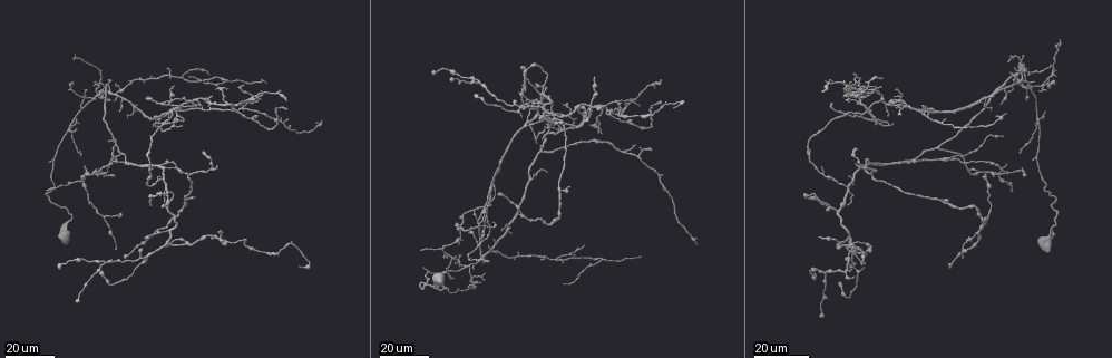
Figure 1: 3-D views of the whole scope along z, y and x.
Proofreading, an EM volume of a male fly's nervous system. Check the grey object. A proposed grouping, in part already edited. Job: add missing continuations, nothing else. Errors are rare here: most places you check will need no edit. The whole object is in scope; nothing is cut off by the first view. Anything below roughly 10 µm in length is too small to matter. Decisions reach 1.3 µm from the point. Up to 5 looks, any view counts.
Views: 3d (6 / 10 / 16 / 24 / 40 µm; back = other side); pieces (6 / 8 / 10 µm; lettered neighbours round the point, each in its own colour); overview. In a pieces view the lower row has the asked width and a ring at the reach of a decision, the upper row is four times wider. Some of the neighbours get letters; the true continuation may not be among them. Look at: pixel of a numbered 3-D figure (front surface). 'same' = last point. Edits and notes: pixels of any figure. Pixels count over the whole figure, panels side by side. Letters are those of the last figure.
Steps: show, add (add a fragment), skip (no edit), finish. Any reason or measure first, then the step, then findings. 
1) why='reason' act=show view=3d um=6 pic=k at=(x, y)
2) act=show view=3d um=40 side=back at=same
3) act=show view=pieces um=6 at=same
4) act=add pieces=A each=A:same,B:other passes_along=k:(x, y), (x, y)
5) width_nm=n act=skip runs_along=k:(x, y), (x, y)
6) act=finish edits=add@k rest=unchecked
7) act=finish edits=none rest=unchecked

act=show view=3d um=40 pic=1 at=(855, 75)

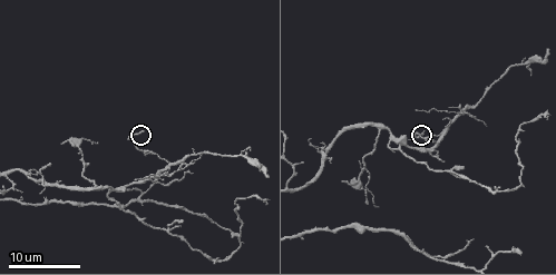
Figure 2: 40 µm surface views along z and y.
why='what lies round it' act=show view=pieces um=10 pic=2 at=(424, 130)

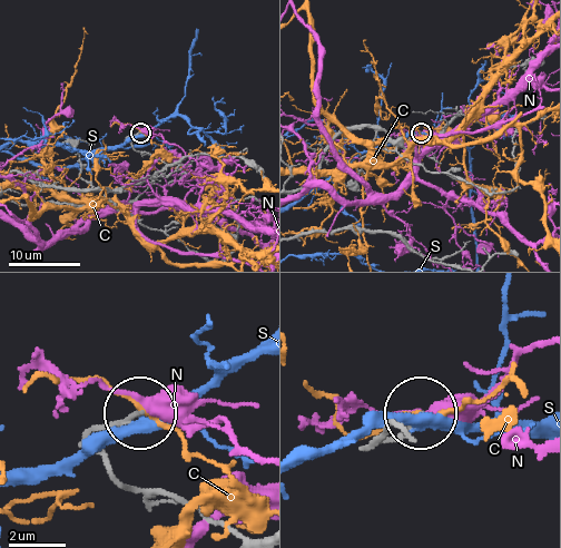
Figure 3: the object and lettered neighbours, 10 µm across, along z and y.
act=skip each=C:other,N:other,S:other found='no lettered fragment goes on from it'

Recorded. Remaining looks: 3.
why='tapers out' act=show view=3d um=24 pic=1 at=(525, 91)

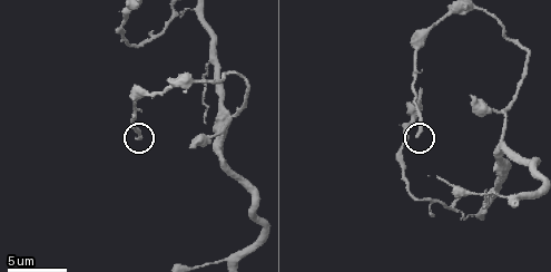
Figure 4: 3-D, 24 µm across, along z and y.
act=show view=pieces um=6 pic=4 at=(420, 134)

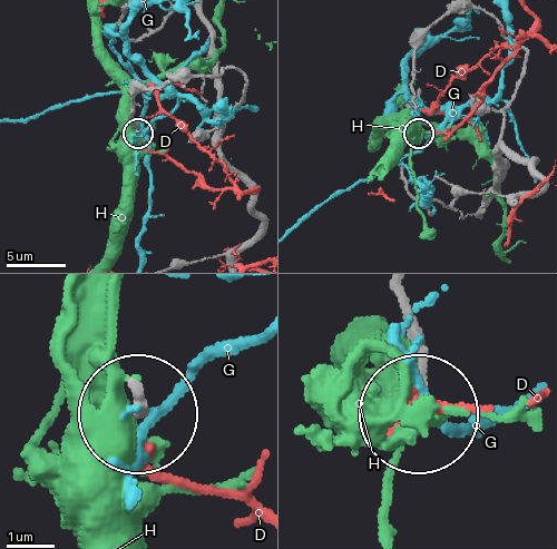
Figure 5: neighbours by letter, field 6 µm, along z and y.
act=skip each=D:other,G:other,H:other found='none of them fits'

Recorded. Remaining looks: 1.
act=finish edits=none rest=unchecked

